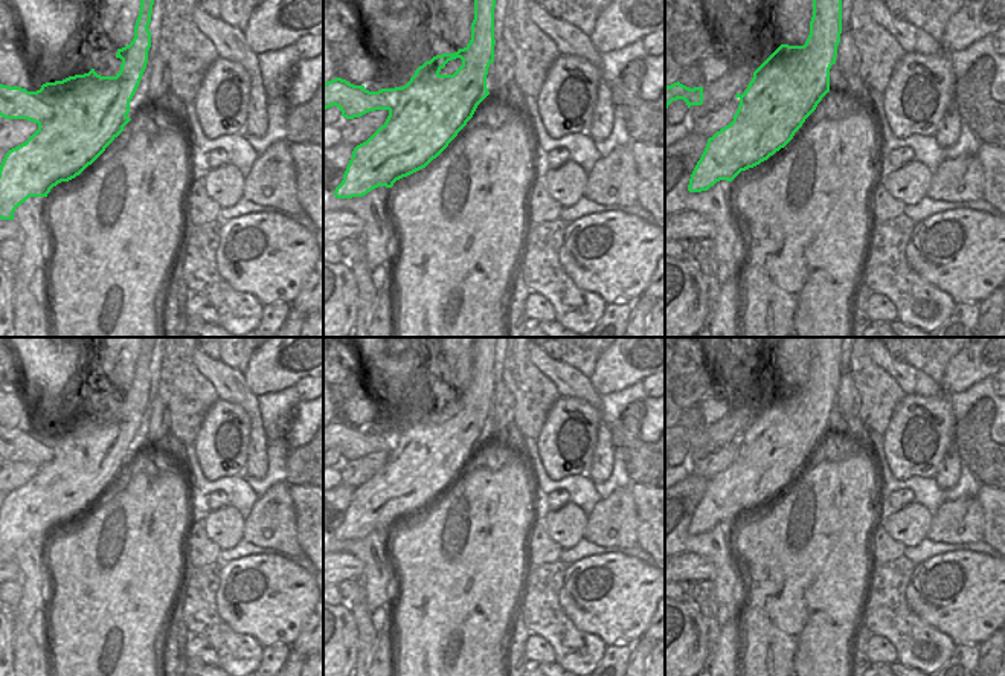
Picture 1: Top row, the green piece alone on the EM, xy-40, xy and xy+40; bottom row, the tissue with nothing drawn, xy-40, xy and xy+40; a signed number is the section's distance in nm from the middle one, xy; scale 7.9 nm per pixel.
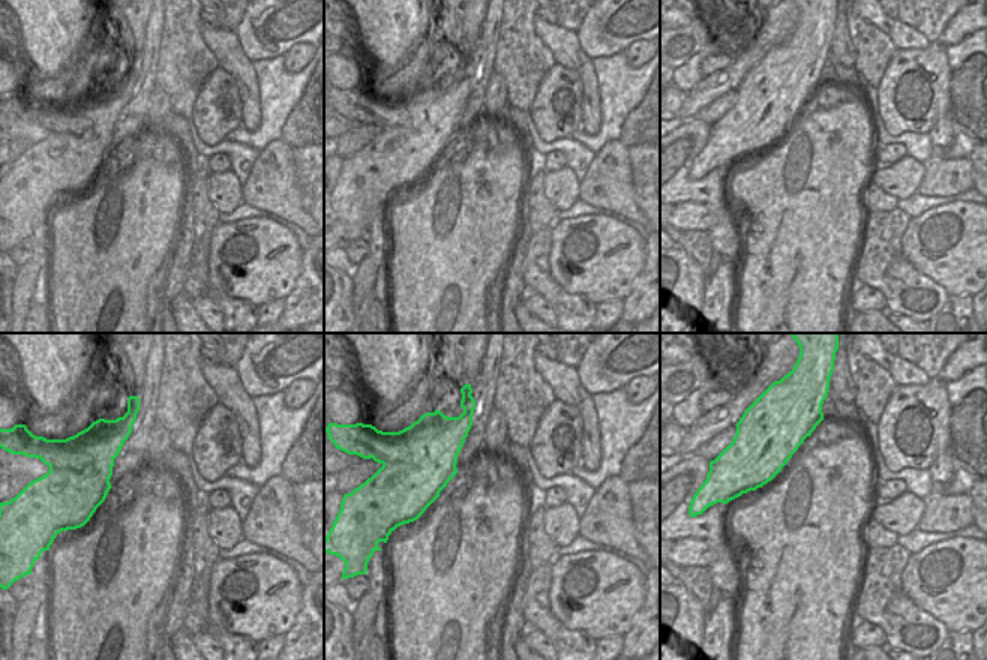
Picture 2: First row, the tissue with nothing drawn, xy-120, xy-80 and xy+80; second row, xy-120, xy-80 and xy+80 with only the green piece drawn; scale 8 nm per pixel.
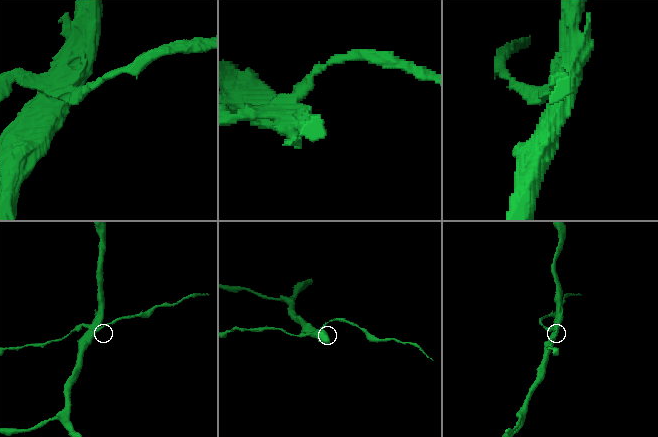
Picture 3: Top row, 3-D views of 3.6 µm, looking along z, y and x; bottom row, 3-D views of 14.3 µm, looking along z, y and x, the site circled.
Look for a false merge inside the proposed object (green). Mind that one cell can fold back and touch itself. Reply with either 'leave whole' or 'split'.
split

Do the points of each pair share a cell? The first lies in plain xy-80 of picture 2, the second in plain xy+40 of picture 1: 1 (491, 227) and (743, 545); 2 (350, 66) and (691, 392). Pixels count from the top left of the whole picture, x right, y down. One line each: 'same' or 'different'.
1: same
2: different

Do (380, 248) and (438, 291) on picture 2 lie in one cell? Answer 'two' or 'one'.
two

